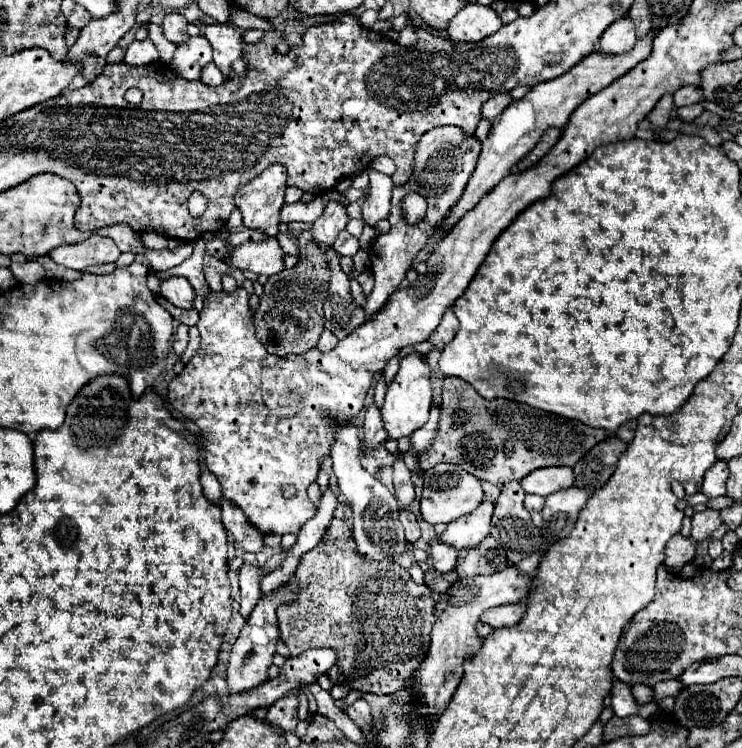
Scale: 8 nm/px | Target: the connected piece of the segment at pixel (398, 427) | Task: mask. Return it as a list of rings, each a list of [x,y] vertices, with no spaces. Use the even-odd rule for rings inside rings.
[[[409,354],[407,358],[401,360],[399,372],[397,372],[393,384],[387,388],[385,404],[381,408],[383,428],[387,430],[389,438],[399,440],[403,436],[411,436],[415,430],[419,430],[427,422],[429,410],[431,410],[431,382],[429,382],[429,378],[431,378],[431,370],[429,370],[427,358]]]

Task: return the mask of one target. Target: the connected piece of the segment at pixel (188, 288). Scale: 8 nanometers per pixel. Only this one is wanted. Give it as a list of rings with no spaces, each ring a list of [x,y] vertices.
[[[167,278],[161,282],[161,296],[177,308],[193,308],[193,286],[185,278]]]

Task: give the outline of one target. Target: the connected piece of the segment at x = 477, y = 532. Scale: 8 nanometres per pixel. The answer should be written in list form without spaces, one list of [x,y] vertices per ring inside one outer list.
[[[485,494],[479,508],[475,508],[471,514],[465,514],[465,516],[449,522],[447,530],[439,538],[447,544],[453,544],[457,550],[473,548],[485,536],[489,536],[491,514],[493,514],[493,498]]]

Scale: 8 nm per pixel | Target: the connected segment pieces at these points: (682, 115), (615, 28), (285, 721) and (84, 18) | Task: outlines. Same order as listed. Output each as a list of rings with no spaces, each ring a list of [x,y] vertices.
[[[693,104],[693,106],[683,106],[677,110],[677,118],[683,120],[683,122],[693,122],[699,114],[703,112],[703,106],[701,104]]]
[[[621,18],[603,32],[597,50],[601,54],[623,54],[633,48],[635,40],[635,24],[629,18]]]
[[[295,694],[285,696],[285,698],[281,698],[281,700],[277,700],[275,704],[269,706],[265,720],[271,722],[271,724],[281,726],[285,732],[287,730],[295,730],[295,726],[299,722],[299,718],[297,718],[297,706],[299,706],[299,700],[297,700]]]
[[[77,6],[67,22],[71,28],[83,28],[83,26],[87,26],[89,20],[91,20],[91,14],[87,14],[87,10],[83,10],[83,6]]]

